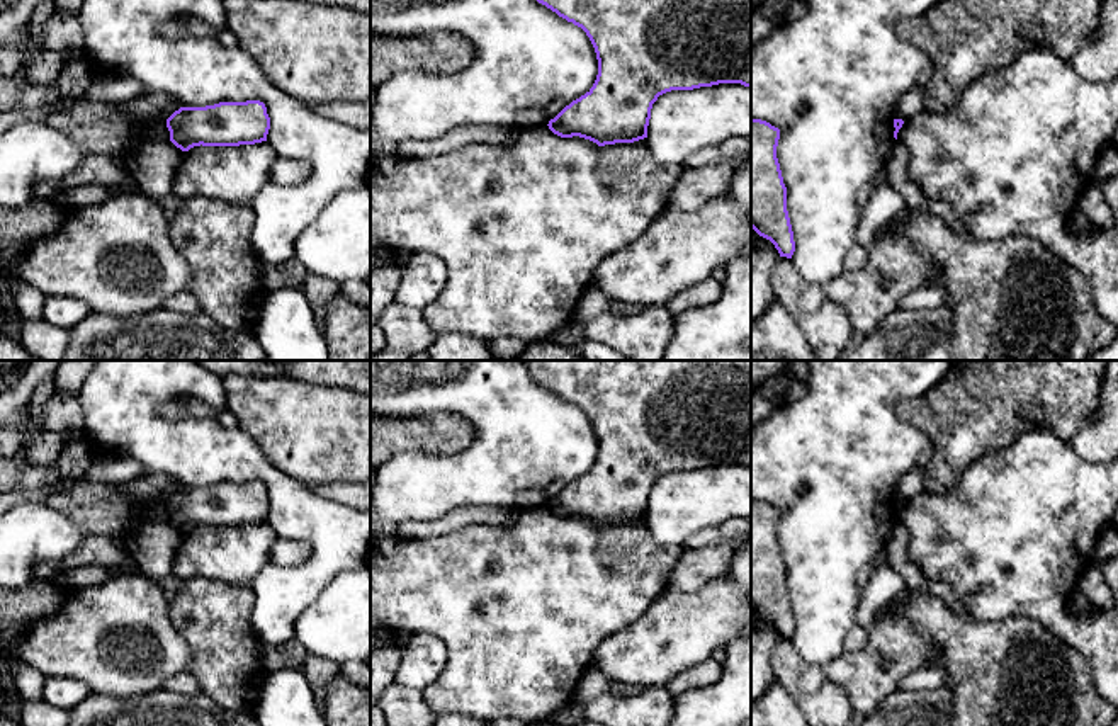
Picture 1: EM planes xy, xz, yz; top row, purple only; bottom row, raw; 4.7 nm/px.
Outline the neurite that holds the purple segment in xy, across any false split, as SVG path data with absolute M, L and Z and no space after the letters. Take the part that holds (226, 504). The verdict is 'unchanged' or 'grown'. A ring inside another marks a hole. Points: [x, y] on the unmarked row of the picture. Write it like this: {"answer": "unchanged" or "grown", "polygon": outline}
{"answer": "unchanged", "polygon": "M260 481L180 488L167 500L170 522L182 532L194 527L240 527L267 522L270 498Z"}

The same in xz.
{"answer": "unchanged", "polygon": "M525 360L530 376L590 418L598 456L593 468L566 486L549 510L561 519L579 517L598 527L647 519L652 485L671 471L719 464L751 468L751 360Z"}

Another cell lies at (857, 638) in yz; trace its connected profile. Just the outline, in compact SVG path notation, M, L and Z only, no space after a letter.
M853 626L844 638L844 646L848 651L858 651L868 643L868 627Z

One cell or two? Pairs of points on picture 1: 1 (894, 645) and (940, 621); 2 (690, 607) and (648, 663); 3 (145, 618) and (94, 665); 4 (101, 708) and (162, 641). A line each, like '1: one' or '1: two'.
1: two
2: one
3: one
4: two

